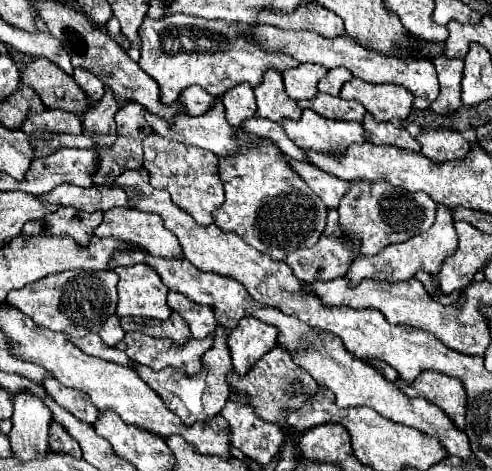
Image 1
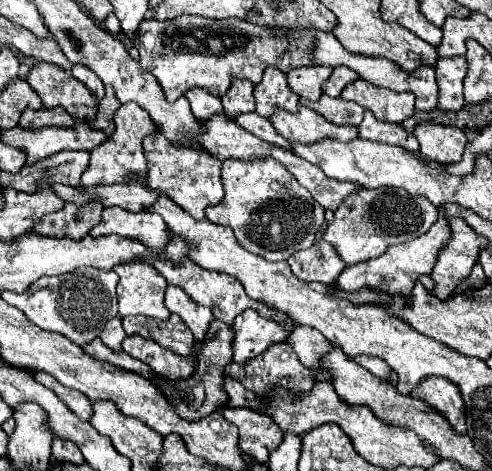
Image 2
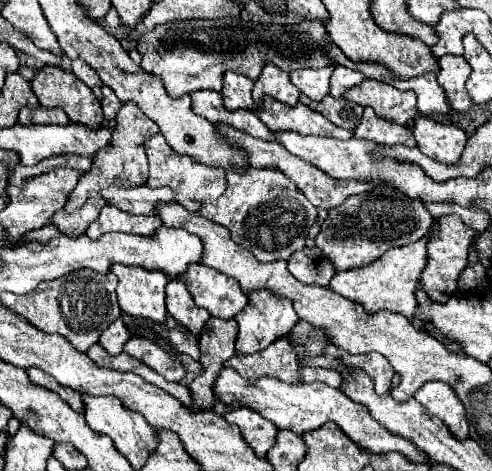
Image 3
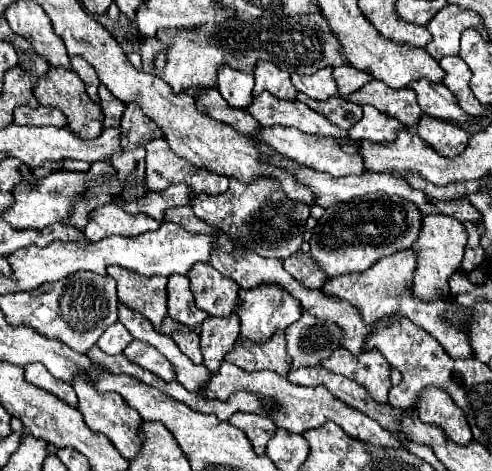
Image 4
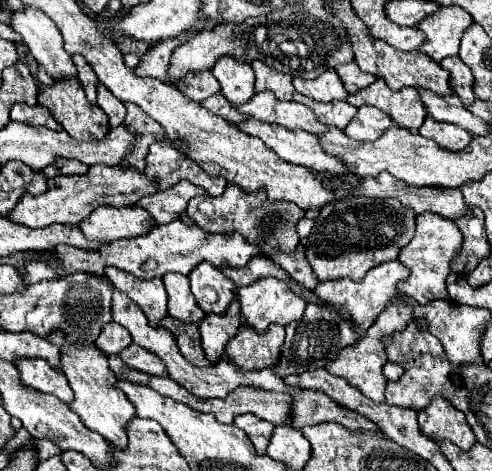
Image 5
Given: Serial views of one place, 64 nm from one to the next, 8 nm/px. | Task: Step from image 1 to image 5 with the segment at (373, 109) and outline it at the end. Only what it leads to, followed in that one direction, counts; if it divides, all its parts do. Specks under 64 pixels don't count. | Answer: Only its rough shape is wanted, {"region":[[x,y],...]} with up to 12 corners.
{"region":[[380,78],[350,94],[356,108],[372,104],[414,132],[426,118],[416,88],[392,92]]}

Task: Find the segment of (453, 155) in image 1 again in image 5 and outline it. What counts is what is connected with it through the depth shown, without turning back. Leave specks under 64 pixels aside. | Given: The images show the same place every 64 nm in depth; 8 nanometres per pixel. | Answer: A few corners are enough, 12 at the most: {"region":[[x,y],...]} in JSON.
{"region":[[432,116],[418,134],[450,152],[464,150],[472,136]]}

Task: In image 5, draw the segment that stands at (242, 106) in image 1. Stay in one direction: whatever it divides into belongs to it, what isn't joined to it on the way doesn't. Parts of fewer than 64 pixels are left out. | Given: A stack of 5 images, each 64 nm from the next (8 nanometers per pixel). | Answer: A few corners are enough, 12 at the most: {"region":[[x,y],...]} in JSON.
{"region":[[220,58],[212,74],[222,96],[240,106],[254,96],[250,64]]}

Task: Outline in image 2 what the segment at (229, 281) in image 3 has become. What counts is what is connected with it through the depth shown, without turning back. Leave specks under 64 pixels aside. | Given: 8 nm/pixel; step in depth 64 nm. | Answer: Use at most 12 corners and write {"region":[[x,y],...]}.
{"region":[[184,258],[144,260],[182,288],[214,318],[232,326],[252,308],[284,322],[280,310],[246,296],[228,274],[208,272]]}

